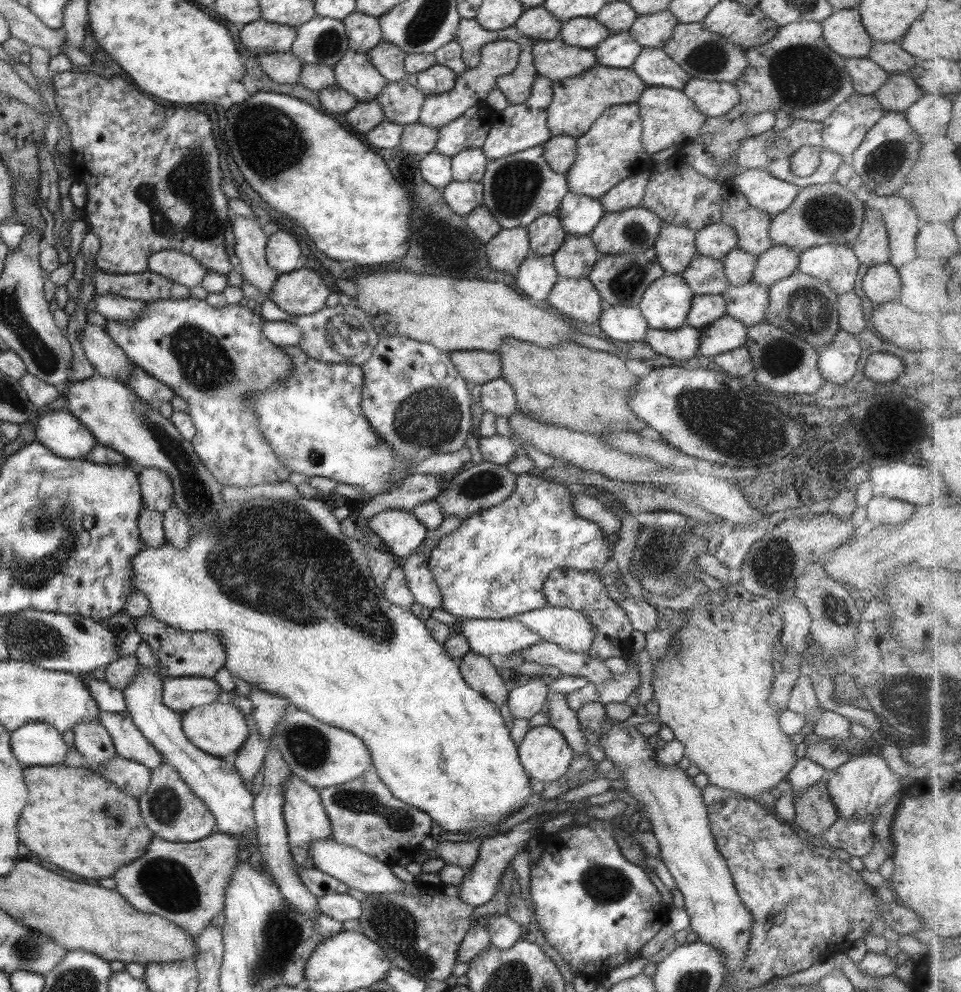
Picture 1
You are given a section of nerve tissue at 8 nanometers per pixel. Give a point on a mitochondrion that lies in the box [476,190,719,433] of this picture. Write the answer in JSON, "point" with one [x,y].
{"point":[626,280]}

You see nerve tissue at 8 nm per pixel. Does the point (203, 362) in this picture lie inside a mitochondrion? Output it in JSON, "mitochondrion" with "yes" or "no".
{"mitochondrion":"yes"}

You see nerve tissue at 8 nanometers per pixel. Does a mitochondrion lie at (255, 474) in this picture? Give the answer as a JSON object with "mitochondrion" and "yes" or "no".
{"mitochondrion":"no"}

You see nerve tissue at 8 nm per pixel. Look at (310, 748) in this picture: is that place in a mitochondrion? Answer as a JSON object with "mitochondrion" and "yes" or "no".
{"mitochondrion":"yes"}

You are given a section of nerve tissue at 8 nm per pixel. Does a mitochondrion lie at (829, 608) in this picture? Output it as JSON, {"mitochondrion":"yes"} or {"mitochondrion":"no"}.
{"mitochondrion":"no"}

